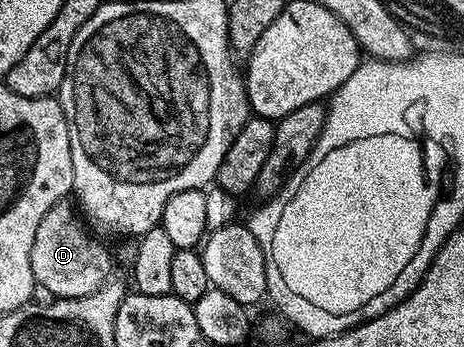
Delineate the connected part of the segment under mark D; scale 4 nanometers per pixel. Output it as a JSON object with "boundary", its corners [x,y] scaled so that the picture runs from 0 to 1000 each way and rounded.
{"boundary":[[[155,582],[116,591],[75,671],[75,706],[67,718],[67,787],[75,810],[110,833],[125,862],[188,856],[188,844],[211,839],[224,816],[237,813],[235,778],[244,758],[235,749],[233,718],[207,683]]]}

